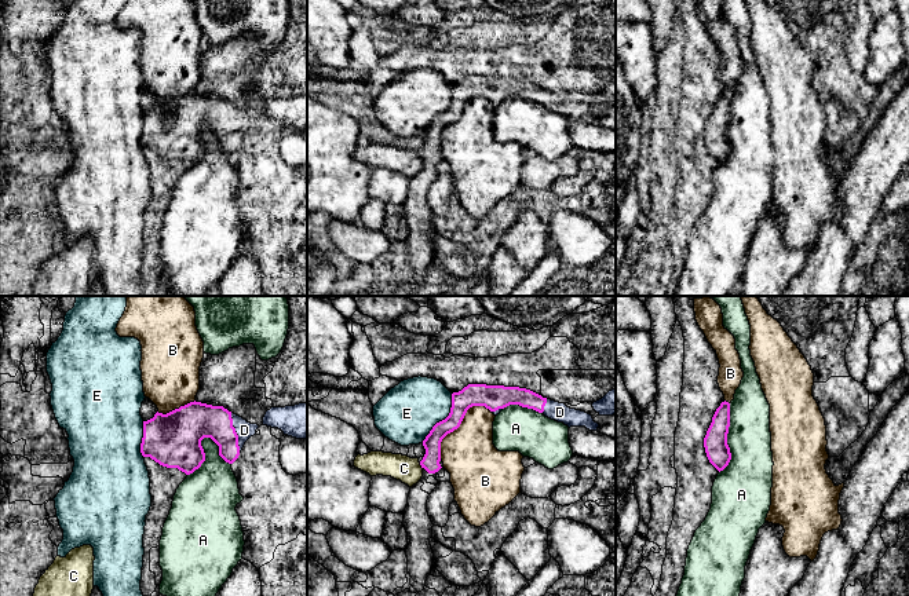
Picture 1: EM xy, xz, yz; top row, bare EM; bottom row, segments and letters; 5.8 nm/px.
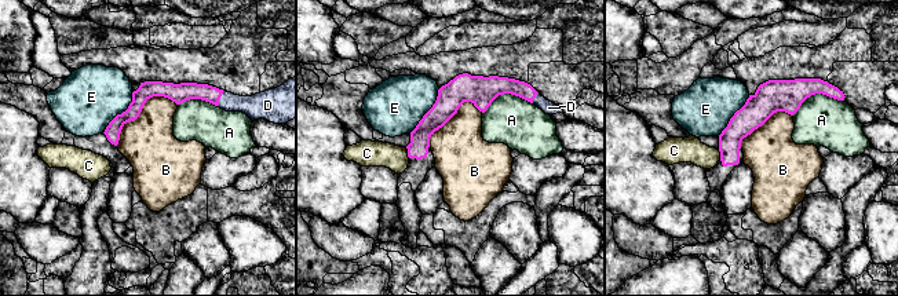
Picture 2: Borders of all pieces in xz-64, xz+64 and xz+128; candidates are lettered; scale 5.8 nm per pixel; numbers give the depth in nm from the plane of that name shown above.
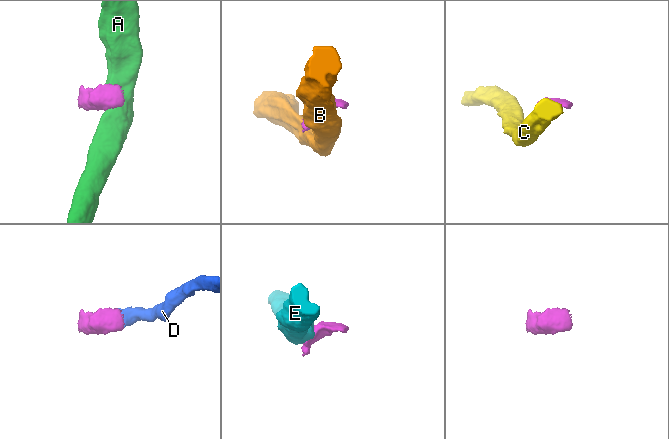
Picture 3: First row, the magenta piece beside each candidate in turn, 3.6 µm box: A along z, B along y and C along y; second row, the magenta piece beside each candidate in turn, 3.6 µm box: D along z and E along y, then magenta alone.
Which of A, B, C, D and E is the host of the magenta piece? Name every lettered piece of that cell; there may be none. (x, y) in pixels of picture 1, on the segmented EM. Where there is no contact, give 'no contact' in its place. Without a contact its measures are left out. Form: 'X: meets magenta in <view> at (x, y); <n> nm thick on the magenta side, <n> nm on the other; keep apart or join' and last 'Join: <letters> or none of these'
A: meets magenta in xy at (200, 442); 320 nm thick on the magenta side, 240 nm on the other; keep apart
B: meets magenta in xz at (459, 426); 140 nm thick on the magenta side, 320 nm on the other; keep apart
C: meets magenta in xz at (420, 464); 100 nm thick on the magenta side, 150 nm on the other; keep apart
D: meets magenta in xy at (236, 432); 220 nm thick on the magenta side, 100 nm on the other; join
E: meets magenta in xz at (442, 420); 130 nm thick on the magenta side, 340 nm on the other; keep apart
Join: D

